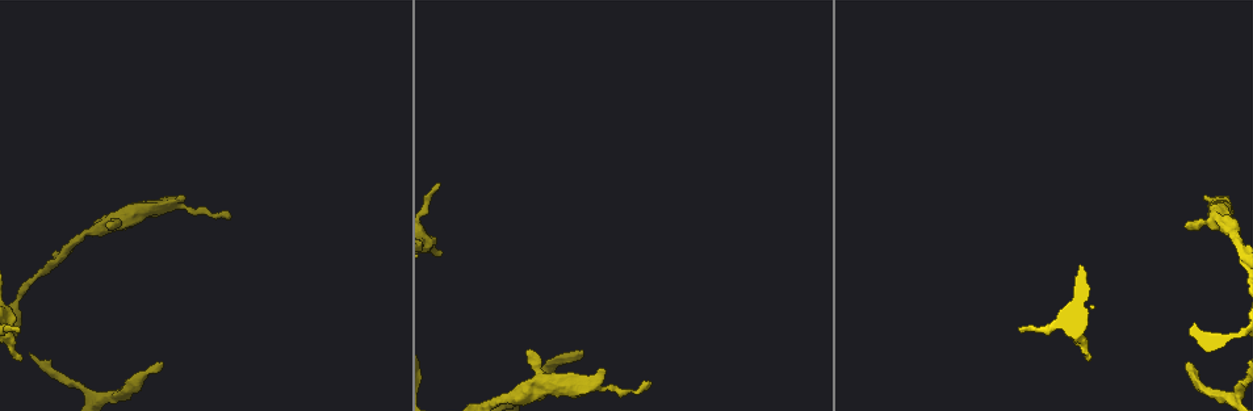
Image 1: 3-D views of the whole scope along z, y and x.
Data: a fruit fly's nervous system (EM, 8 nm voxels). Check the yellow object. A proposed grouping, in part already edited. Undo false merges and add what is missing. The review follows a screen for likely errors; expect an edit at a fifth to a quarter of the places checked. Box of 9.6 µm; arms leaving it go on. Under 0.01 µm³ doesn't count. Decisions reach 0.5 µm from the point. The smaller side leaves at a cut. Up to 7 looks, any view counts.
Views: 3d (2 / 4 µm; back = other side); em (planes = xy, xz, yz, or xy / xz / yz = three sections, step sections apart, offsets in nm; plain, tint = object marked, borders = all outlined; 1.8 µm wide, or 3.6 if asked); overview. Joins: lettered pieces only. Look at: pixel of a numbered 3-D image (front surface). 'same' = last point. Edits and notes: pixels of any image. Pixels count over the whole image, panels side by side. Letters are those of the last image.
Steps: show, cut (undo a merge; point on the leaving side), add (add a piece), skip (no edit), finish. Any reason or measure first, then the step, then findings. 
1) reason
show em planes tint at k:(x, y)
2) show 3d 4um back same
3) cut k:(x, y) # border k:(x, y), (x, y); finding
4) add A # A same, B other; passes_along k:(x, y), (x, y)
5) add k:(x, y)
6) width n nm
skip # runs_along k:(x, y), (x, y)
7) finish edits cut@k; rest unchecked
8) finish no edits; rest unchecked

an open end
show em 3.6um planes borders at 1:(441, 254)

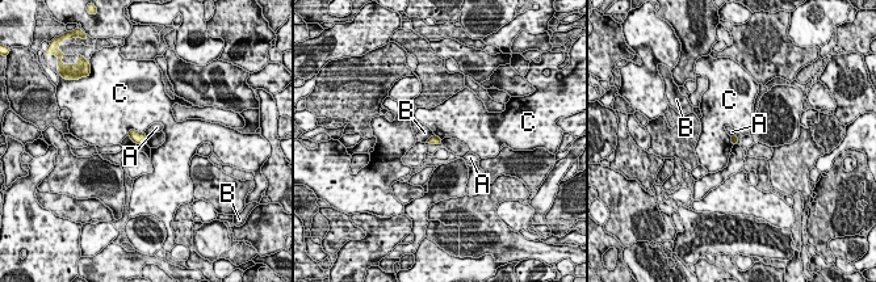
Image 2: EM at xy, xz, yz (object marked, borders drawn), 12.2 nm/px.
skip # A other, B other, C other; no lettered piece goes on from it

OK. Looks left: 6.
show 3d 2um at 1:(1221, 220)

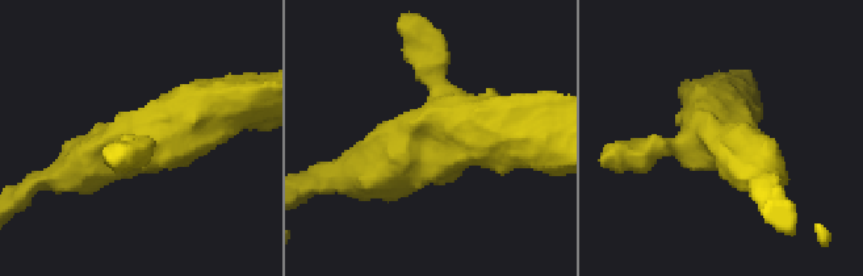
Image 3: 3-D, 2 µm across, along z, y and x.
arms 3; arm_widths 200, 320, 340 nm; shape alone is not enough
show em planes borders at 3:(718, 132)

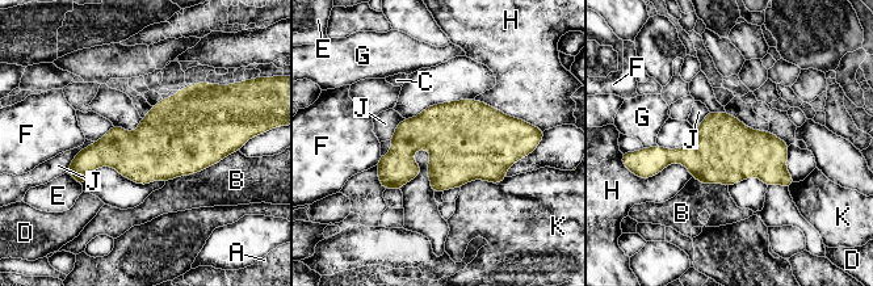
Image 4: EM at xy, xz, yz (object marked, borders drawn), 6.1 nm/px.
width 400 nm
skip # A other, B other, C other, D other, E other, F other, G other, H other, J other, K other; all the same neuron

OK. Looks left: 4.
an open end
show em planes borders at 1:(161, 364)

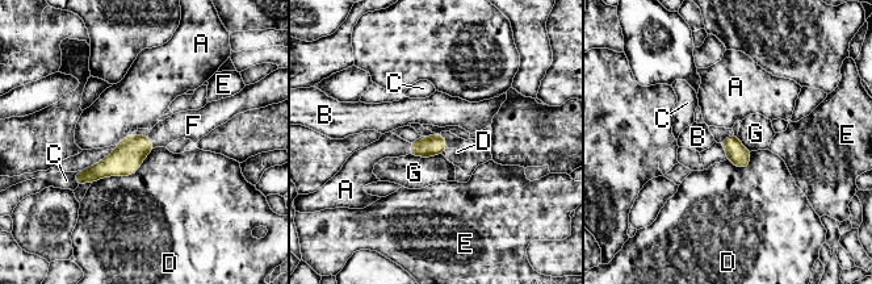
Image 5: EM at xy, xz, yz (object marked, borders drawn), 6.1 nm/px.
add 5:(452, 141) # A other, B other, C other, D other, E other, F same, G other; passes_along 5:(426, 146), (444, 141), (452, 141); it goes on there

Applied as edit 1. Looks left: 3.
finish edits add@5; rest unchecked

